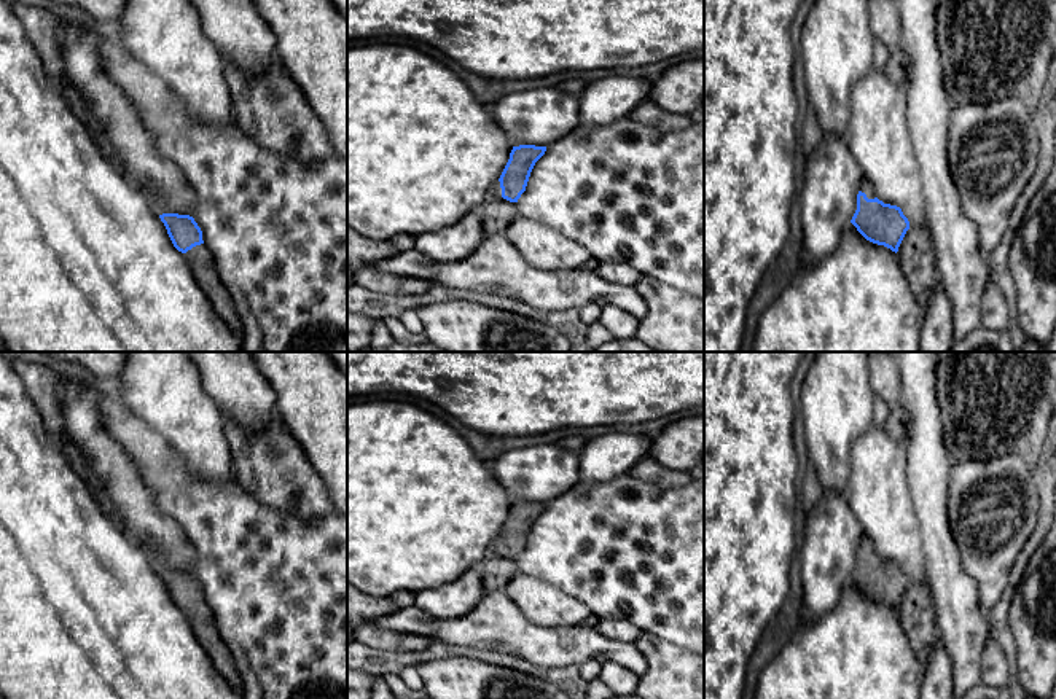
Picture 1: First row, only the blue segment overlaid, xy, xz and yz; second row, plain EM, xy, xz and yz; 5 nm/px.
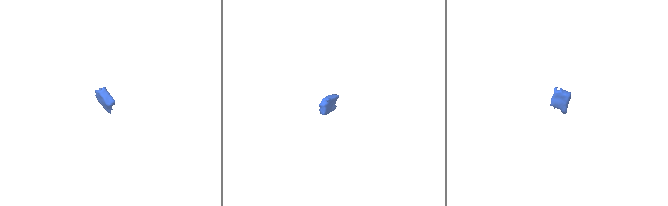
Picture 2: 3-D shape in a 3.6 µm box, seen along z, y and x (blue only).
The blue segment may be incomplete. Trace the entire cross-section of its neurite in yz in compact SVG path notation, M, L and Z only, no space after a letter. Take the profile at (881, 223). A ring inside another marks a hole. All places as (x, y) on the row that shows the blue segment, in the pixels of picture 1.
M866 182L862 183L857 194L857 210L851 223L866 240L895 253L909 229L909 221L902 209L879 201Z

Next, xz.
M519 145L513 146L510 159L497 183L491 188L492 197L503 197L518 202L526 191L535 162L545 154L546 146Z

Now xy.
M162 213L159 215L174 247L182 252L191 272L209 298L213 310L221 317L228 328L241 338L242 323L237 315L231 293L220 280L213 256L202 240L202 231L190 215Z

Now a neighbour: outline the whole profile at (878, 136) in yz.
M873 68L851 92L847 142L863 182L884 204L897 205L909 226L925 225L922 180L908 131L906 89Z

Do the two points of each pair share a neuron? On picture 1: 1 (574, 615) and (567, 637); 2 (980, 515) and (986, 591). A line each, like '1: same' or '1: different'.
1: different
2: same

